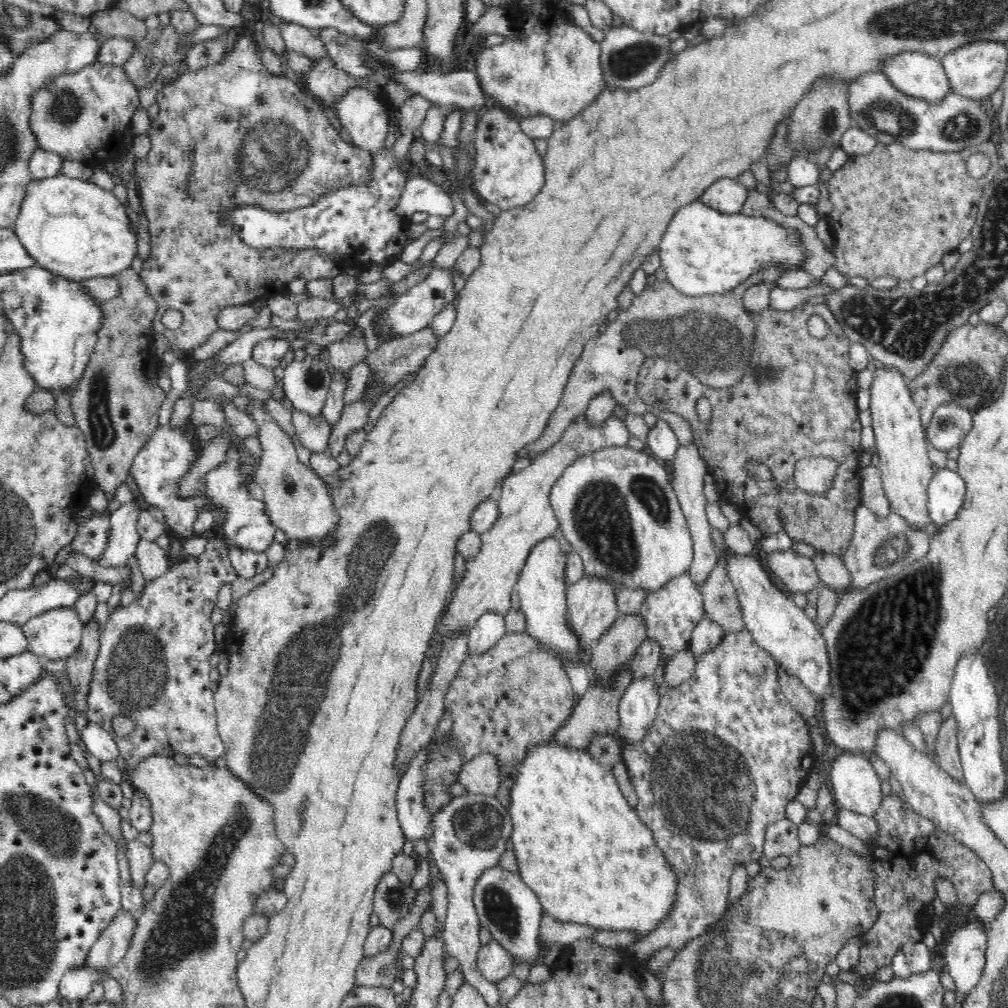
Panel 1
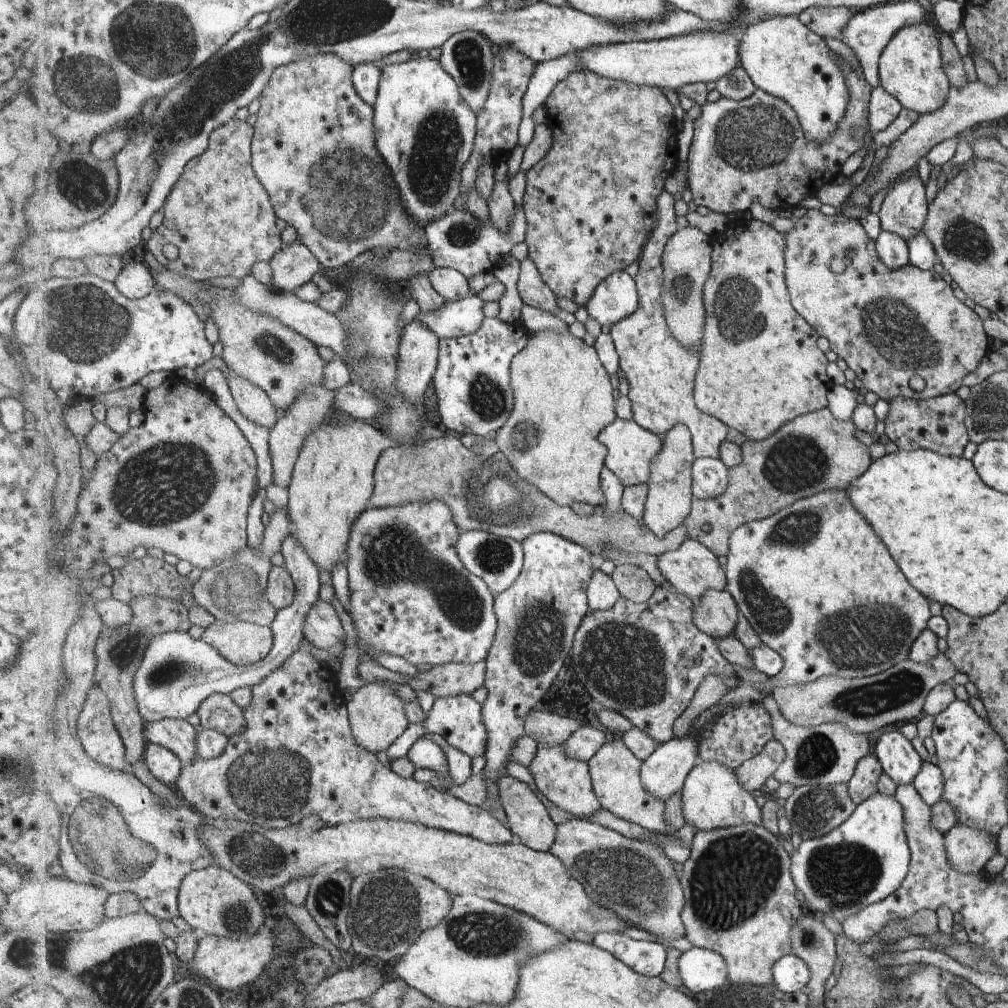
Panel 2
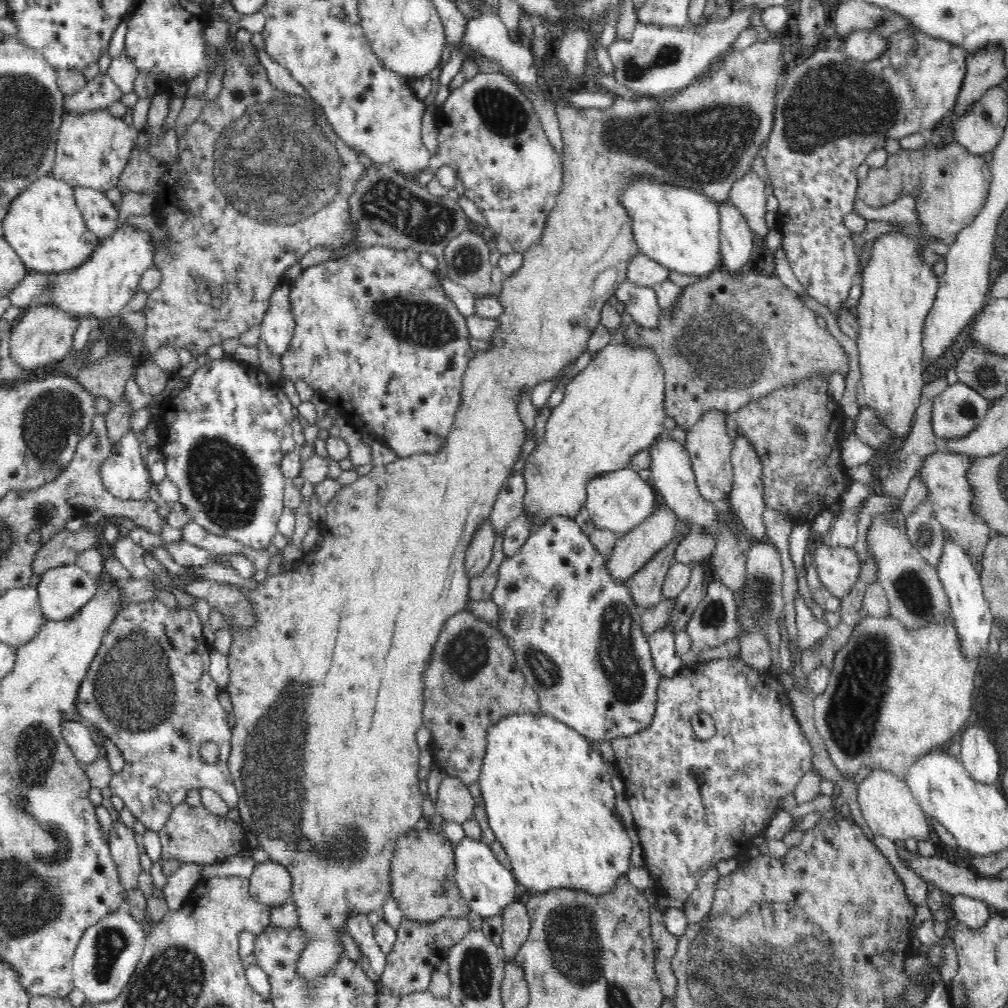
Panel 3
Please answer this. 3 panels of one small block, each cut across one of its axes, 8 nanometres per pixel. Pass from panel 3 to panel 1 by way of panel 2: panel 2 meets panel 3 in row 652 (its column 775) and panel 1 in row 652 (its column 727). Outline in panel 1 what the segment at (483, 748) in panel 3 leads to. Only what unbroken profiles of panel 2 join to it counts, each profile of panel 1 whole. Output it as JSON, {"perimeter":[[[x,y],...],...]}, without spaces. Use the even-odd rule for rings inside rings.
{"perimeter":[[[508,632],[502,637],[499,645],[496,645],[491,651],[485,652],[483,655],[466,657],[461,664],[460,670],[457,672],[456,678],[450,683],[445,696],[445,710],[448,710],[453,718],[453,727],[451,736],[455,736],[456,743],[462,748],[463,756],[469,760],[477,754],[494,752],[496,756],[500,756],[499,764],[504,765],[520,765],[523,760],[530,755],[532,747],[540,747],[542,744],[548,743],[552,738],[552,732],[556,728],[560,728],[567,718],[572,714],[574,702],[576,702],[576,693],[570,685],[570,679],[564,670],[563,663],[553,650],[547,648],[545,644],[541,644],[534,636],[530,636],[528,632],[512,634]]]}

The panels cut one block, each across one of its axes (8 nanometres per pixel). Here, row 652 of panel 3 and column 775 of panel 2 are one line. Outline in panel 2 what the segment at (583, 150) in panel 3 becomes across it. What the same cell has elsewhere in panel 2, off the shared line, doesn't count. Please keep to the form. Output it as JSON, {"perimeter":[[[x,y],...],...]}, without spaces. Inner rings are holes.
{"perimeter":[[[752,220],[749,224],[729,228],[723,233],[717,233],[711,237],[714,248],[712,254],[712,274],[704,288],[704,303],[706,306],[706,321],[700,344],[700,367],[696,376],[696,403],[699,408],[711,416],[719,418],[727,426],[743,433],[747,439],[762,441],[774,435],[784,424],[795,420],[805,413],[820,411],[828,406],[828,392],[833,387],[833,380],[828,376],[829,360],[825,352],[819,348],[819,336],[816,328],[805,320],[793,306],[787,284],[787,260],[788,236],[785,233],[777,232],[773,226]]]}

